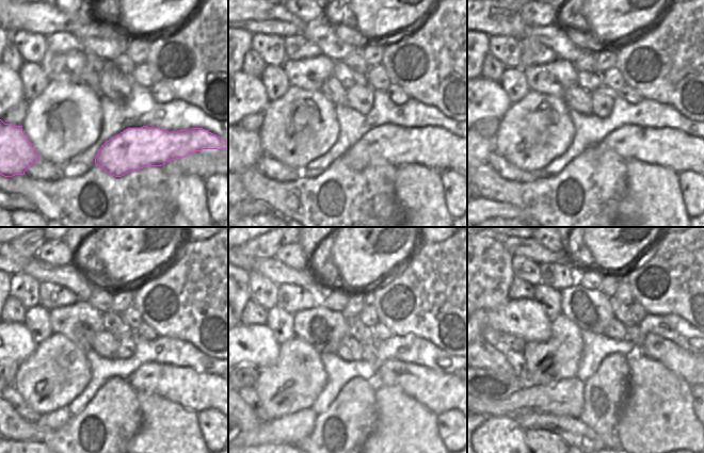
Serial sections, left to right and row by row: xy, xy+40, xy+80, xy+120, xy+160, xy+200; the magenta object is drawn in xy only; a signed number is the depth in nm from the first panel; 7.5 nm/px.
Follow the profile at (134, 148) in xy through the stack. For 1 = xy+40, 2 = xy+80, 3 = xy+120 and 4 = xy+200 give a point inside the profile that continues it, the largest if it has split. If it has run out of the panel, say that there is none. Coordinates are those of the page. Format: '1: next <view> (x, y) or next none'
1: next xy+40 (436, 148)
2: next xy+80 (674, 149)
3: next xy+120 (194, 390)
4: next xy+200 (684, 397)

